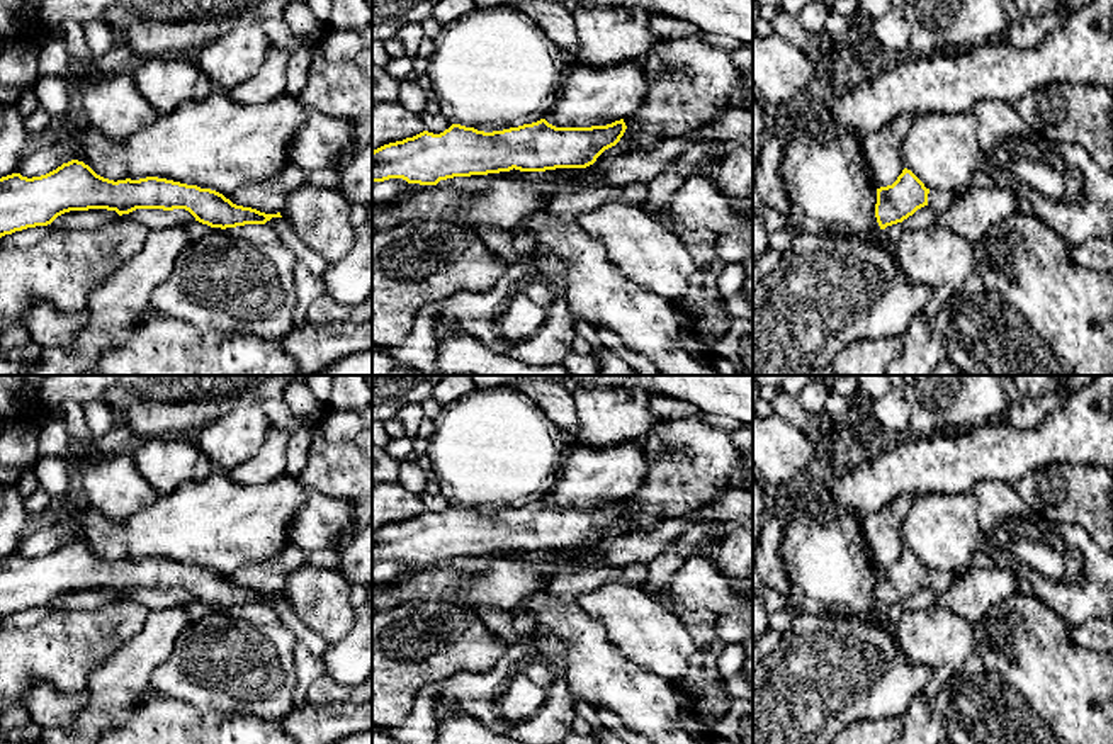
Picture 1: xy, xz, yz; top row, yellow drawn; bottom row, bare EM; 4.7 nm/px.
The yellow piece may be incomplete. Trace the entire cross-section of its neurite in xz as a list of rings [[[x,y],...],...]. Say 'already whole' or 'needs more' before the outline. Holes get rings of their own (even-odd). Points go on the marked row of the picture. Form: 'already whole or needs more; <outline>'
already whole; [[[545,119],[503,131],[484,132],[452,124],[440,134],[423,131],[372,151],[372,182],[403,178],[437,185],[454,177],[510,170],[545,172],[586,168],[615,146],[627,126],[556,127]]]

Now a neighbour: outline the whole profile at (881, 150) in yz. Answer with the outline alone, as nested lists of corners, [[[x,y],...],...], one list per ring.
[[[901,116],[863,138],[863,160],[877,189],[892,185],[902,173],[902,139],[916,116]]]

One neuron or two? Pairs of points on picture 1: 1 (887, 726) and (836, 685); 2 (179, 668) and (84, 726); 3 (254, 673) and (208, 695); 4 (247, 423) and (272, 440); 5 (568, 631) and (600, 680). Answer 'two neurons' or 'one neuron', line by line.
1: two neurons
2: two neurons
3: one neuron
4: two neurons
5: one neuron

